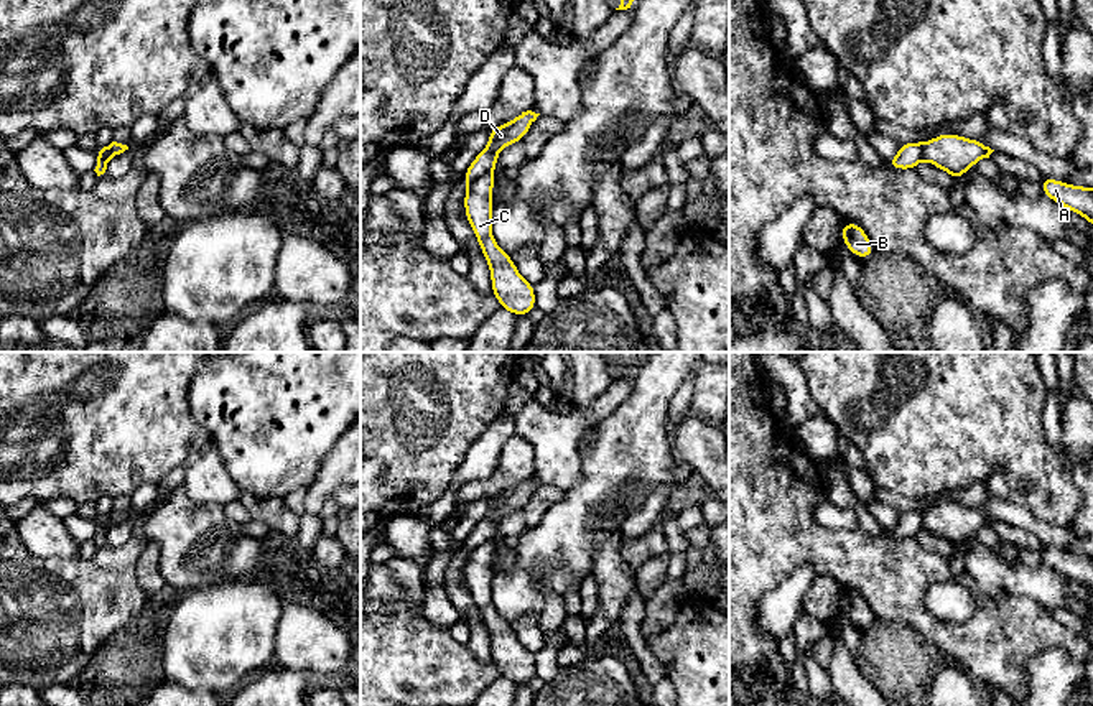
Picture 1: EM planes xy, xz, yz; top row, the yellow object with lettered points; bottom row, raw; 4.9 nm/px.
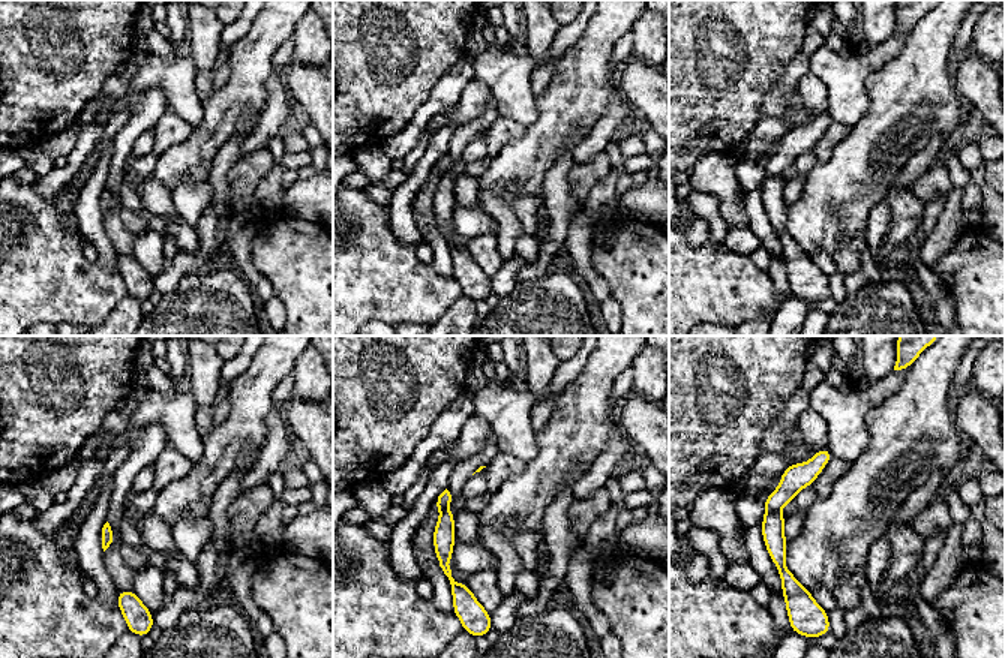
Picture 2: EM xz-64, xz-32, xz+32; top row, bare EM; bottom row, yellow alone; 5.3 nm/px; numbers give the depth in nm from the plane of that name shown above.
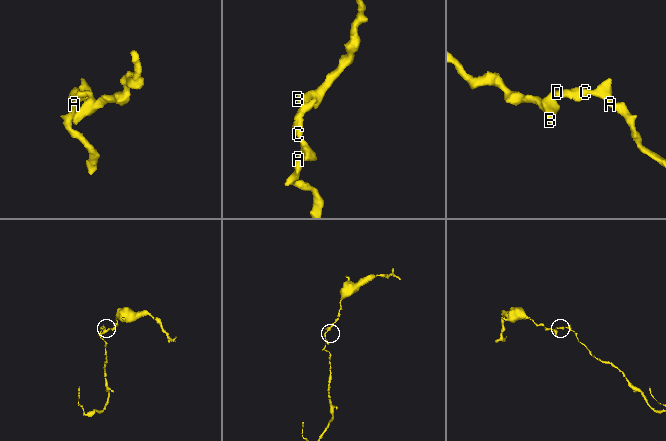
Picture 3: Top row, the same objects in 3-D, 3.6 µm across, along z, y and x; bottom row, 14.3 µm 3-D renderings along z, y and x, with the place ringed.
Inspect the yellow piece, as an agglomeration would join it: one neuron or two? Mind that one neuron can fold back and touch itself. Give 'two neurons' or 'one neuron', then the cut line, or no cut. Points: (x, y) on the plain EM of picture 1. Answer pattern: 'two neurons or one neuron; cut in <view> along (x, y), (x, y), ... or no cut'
two neurons; cut in xz along (489, 540), (468, 550)

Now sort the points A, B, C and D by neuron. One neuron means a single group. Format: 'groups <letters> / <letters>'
groups A C / B D

